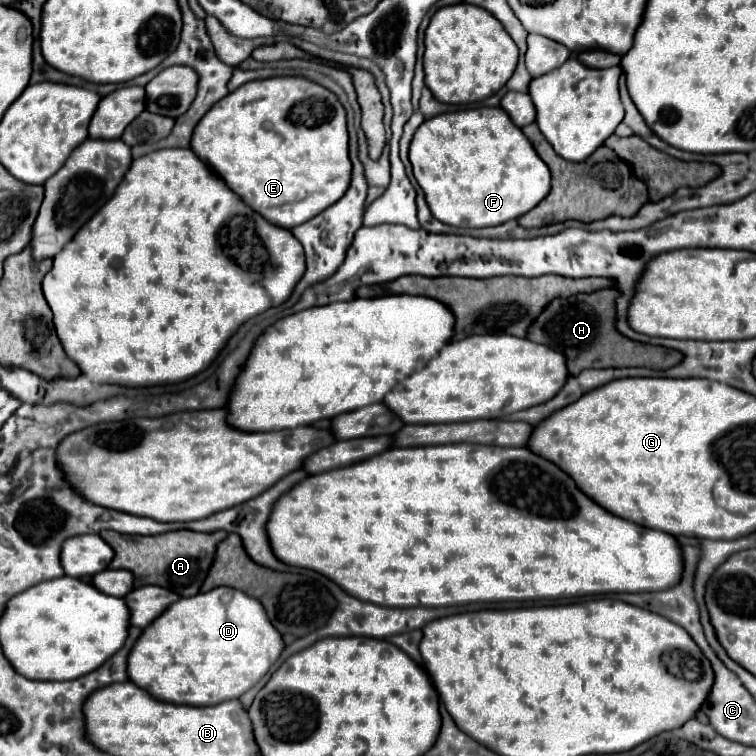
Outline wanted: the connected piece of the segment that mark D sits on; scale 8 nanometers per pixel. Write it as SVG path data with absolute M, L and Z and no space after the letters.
M220 586L192 598L180 598L176 606L170 606L152 626L148 626L128 656L128 676L130 680L150 692L154 698L170 704L190 704L208 706L220 704L224 700L240 698L250 690L260 678L270 670L270 666L280 658L286 644L282 634L268 622L266 608L256 598L244 594L242 590Z

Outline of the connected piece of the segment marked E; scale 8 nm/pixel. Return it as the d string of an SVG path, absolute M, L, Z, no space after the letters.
M278 76L256 80L230 92L208 110L192 134L190 148L254 212L276 226L294 228L332 206L344 196L350 184L352 162L348 158L348 130L344 128L344 116L346 112L338 98L324 86L306 78Z

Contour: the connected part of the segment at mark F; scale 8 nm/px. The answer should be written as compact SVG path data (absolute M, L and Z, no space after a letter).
M468 108L424 120L410 142L414 176L436 220L484 228L516 220L550 192L550 170L502 108Z

